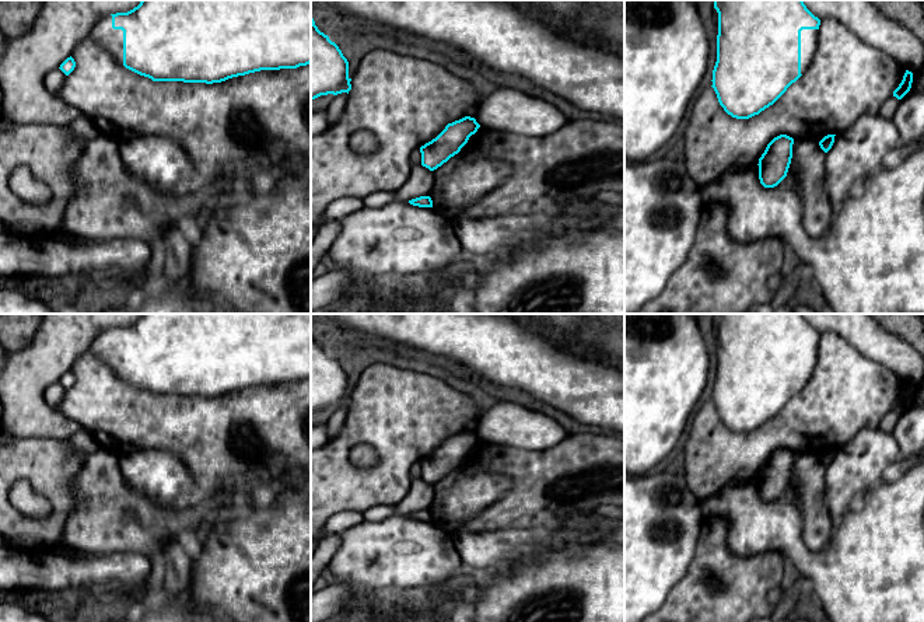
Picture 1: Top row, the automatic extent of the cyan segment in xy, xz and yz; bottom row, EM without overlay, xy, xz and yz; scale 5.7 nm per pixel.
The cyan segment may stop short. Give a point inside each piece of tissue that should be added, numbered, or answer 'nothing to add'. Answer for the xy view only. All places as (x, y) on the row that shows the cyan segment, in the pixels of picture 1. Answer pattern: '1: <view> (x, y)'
1: xy (111, 39)

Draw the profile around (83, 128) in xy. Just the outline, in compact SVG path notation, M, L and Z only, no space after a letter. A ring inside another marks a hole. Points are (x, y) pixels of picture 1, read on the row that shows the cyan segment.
M80 116L74 122L64 126L74 139L90 141L95 139L101 132L97 125L87 116Z

